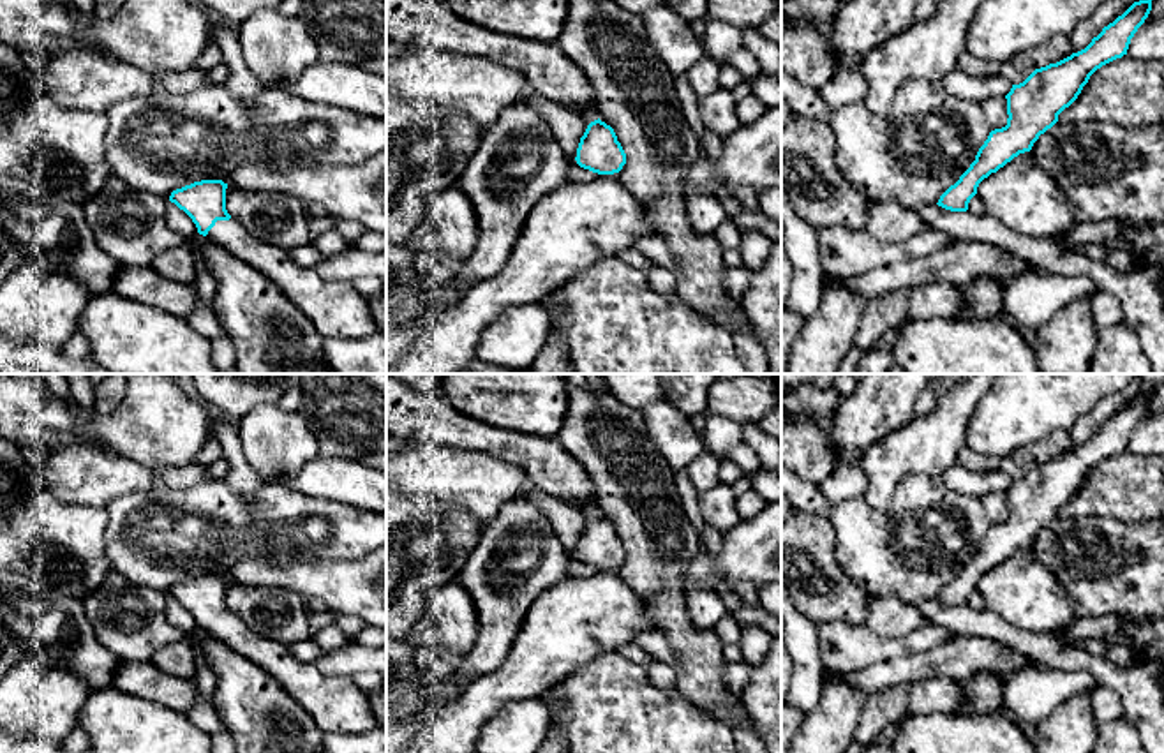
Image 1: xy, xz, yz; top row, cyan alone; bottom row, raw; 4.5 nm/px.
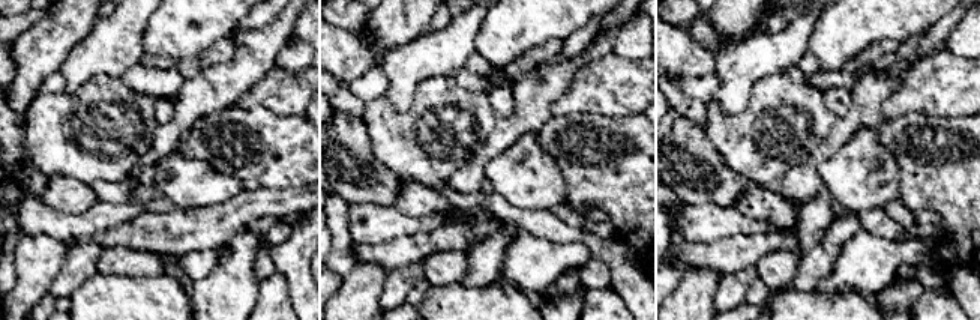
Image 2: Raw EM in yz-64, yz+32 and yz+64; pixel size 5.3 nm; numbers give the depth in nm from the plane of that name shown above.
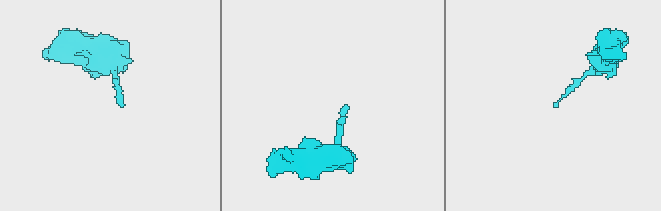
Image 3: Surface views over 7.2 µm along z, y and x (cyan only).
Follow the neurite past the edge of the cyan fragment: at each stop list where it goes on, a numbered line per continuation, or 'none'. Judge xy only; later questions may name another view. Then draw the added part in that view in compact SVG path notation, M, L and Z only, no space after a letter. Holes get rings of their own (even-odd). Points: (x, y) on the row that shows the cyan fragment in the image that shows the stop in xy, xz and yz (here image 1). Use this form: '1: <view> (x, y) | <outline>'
1: xy (335, 309) | M235 219L217 220L212 242L268 277L323 337L365 339L377 332L365 298L346 280L325 280L316 268L298 266L287 250L254 238Z

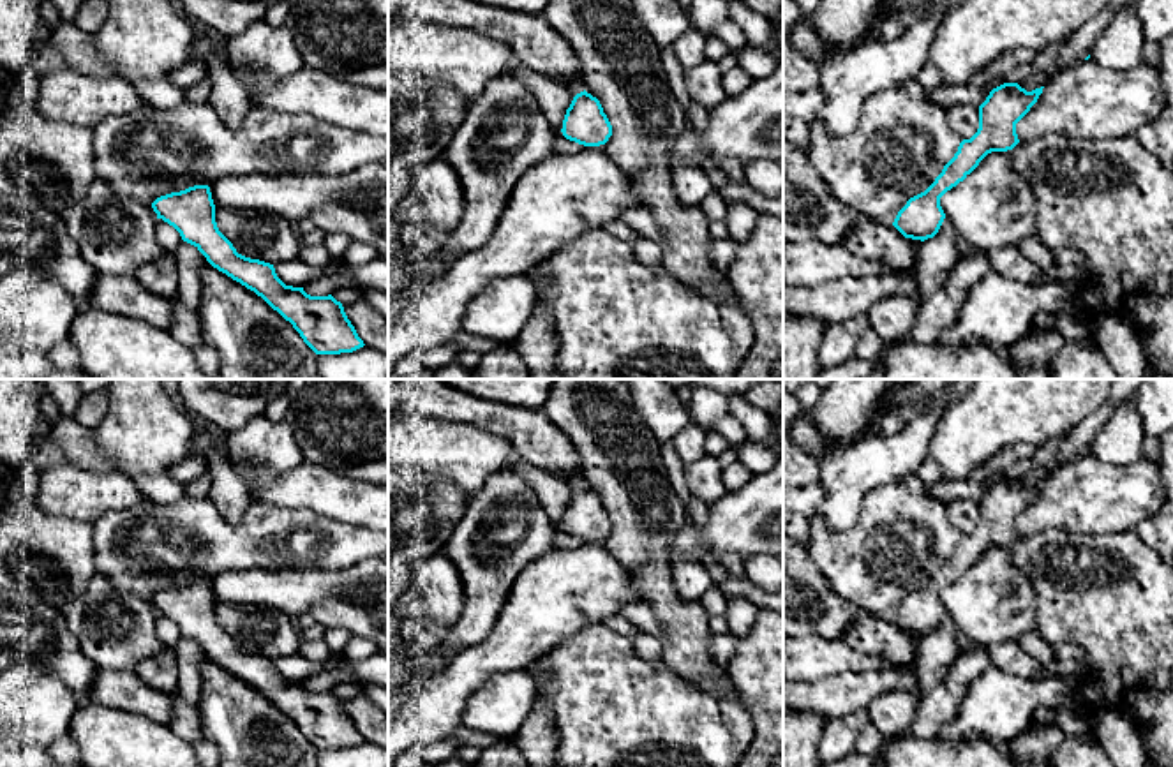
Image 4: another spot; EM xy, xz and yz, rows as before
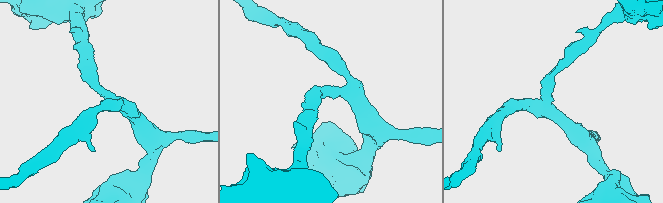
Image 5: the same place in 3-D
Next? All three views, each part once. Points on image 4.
none

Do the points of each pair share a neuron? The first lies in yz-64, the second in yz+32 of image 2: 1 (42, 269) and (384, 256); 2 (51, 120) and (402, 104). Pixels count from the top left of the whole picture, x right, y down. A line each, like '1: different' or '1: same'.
1: different
2: different

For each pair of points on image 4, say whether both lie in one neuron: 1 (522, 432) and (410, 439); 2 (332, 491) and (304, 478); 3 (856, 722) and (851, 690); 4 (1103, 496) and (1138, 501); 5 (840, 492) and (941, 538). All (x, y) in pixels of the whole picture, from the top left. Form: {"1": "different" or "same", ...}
{"1": "different", "2": "same", "3": "different", "4": "same", "5": "different"}

